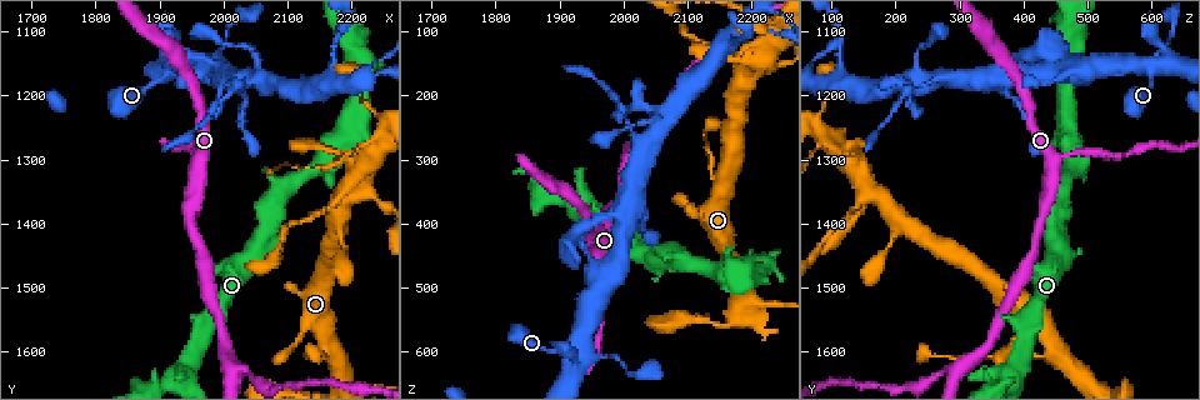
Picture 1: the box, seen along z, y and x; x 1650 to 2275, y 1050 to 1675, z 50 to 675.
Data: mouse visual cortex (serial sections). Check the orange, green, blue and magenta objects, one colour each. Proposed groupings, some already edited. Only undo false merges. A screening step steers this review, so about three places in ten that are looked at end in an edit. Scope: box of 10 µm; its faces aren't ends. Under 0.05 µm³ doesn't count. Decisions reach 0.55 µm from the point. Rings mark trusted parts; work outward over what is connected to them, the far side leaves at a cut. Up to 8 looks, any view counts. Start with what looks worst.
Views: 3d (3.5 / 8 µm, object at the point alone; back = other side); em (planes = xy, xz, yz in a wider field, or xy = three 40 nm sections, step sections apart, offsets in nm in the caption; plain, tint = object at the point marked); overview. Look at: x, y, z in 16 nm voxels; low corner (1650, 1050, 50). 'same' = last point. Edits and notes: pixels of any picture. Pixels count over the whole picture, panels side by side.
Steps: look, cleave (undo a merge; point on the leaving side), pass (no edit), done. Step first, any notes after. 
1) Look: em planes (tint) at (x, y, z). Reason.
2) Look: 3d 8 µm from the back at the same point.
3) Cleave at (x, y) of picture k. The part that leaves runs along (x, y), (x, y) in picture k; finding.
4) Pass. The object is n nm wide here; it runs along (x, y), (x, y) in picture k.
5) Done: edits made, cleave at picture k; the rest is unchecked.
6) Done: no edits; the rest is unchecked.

Look: 3d 8 µm at (1995, 1200, 220). Thin neck.

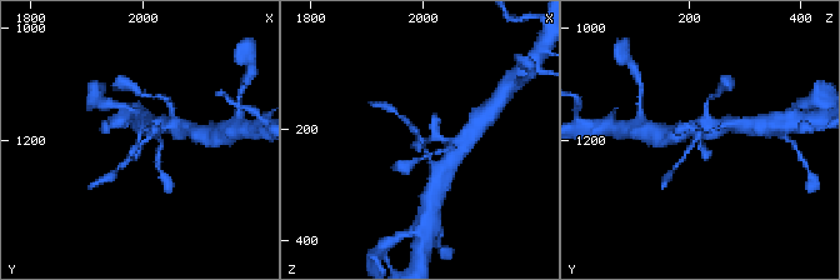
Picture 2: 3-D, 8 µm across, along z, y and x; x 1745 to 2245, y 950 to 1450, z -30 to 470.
Look: 3d 3.5 µm at the same point.

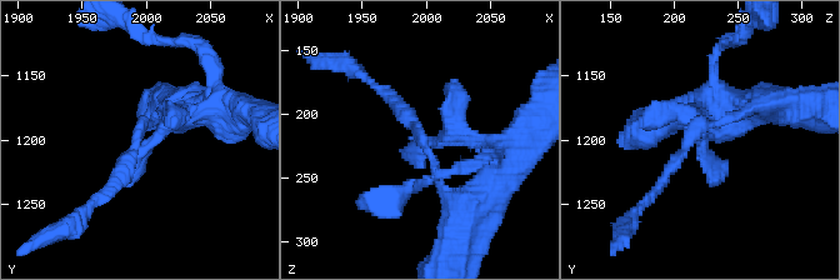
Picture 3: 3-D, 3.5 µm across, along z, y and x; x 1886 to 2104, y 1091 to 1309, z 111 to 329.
Look: em xy step 5 (tint) at (1998, 1198, 220).

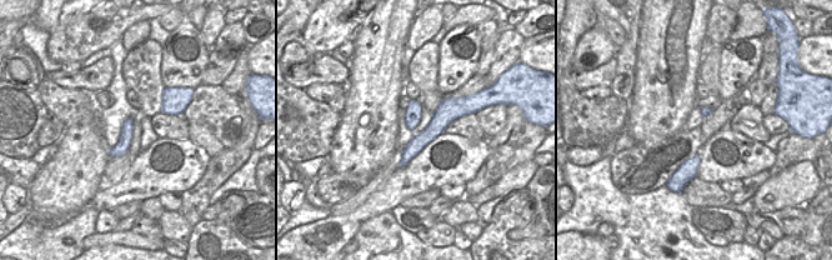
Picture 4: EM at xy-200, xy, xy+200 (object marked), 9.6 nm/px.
Cleave at (670, 166) of picture 3. The part that leaves runs along (698, 138), (691, 134), (630, 218) in picture 3; a second cell is stuck on.

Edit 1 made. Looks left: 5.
Look: 3d 3.5 µm at (2160, 1585, 445). Arms part here.

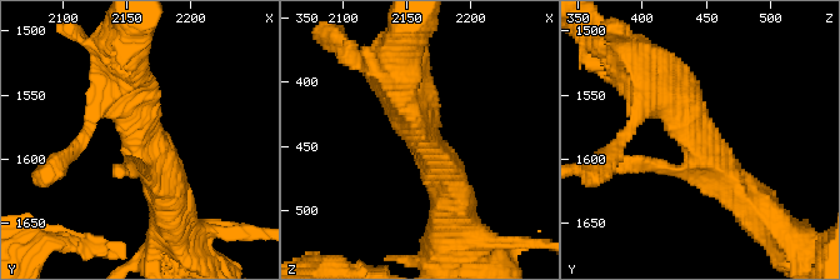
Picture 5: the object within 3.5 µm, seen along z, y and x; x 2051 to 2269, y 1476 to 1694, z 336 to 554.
Look: em xy step 2 (tint) at (2166, 1588, 450). 3 arms meet here; the arms are 150, 450, 500 nm wide; now the EM.

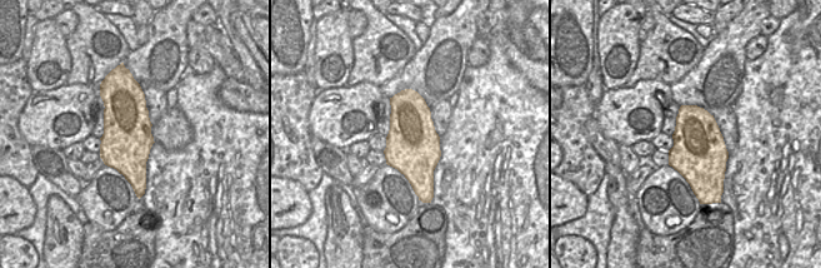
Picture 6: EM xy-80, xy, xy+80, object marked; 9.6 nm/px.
Pass. The object is 550 nm wide here; it runs along (660, 79), (720, 171), (753, 205) in picture 5; continuous, no second cell.

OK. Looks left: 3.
Look: 3d 3.5 µm at (2190, 1350, 160). Sharp bend.

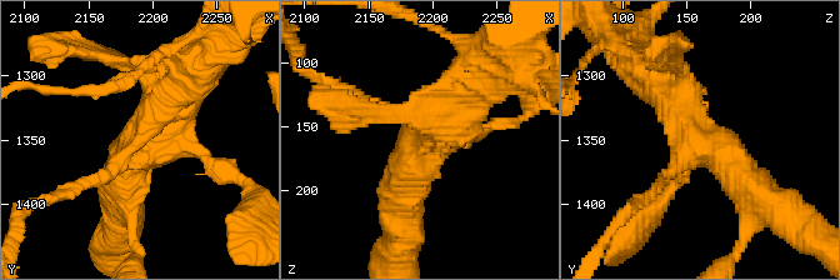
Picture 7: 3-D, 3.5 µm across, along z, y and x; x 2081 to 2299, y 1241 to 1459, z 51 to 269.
Look: em xy step 2 (tint) at (2190, 1350, 166). 4 arms meet here; the arms are 150, 200, 400, 500 nm wide; now the EM.

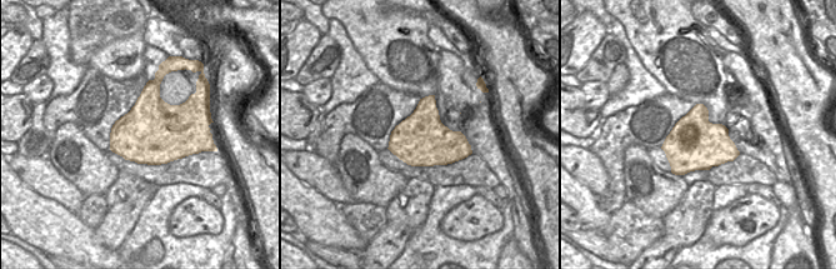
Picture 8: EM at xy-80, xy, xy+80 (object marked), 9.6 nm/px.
Pass. It runs along (761, 195), (681, 119), (656, 84) in picture 7; all the same cell.

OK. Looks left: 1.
Done: edits made, cleave at picture 3; the rest is unchecked.

